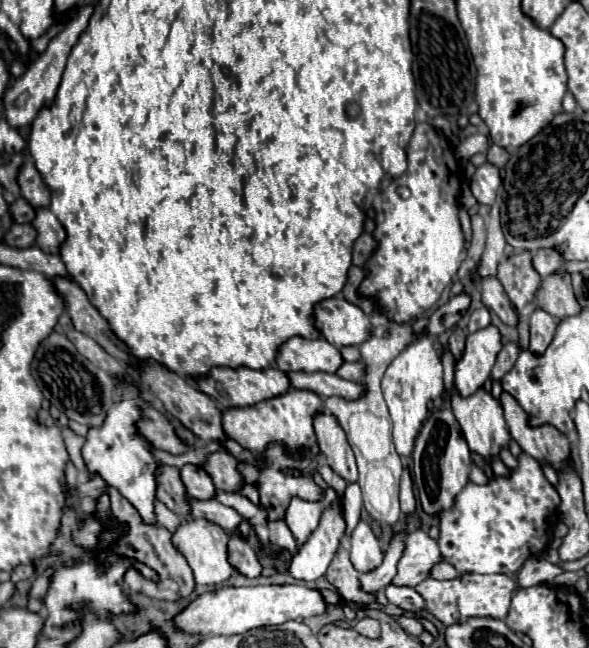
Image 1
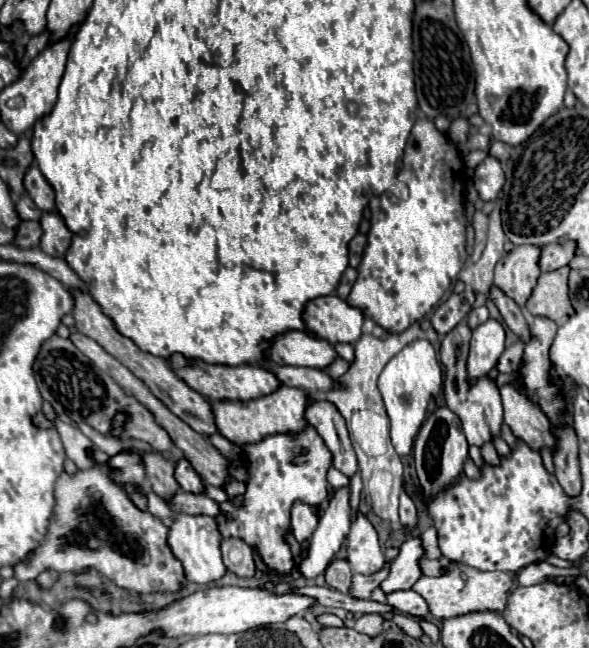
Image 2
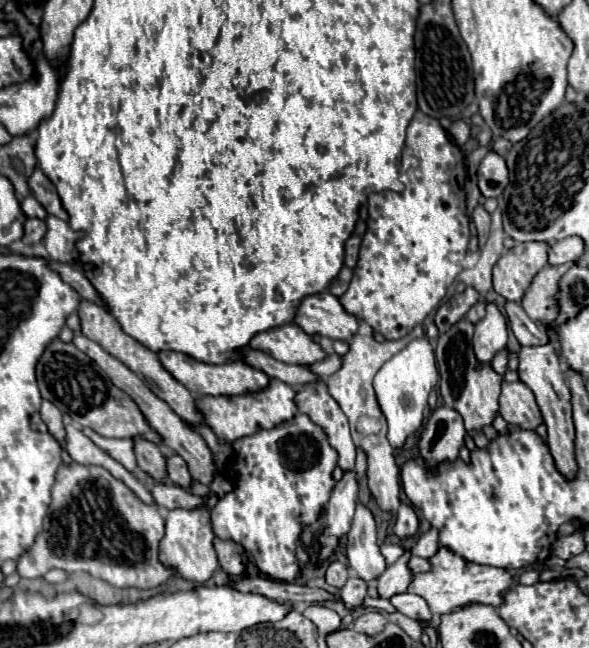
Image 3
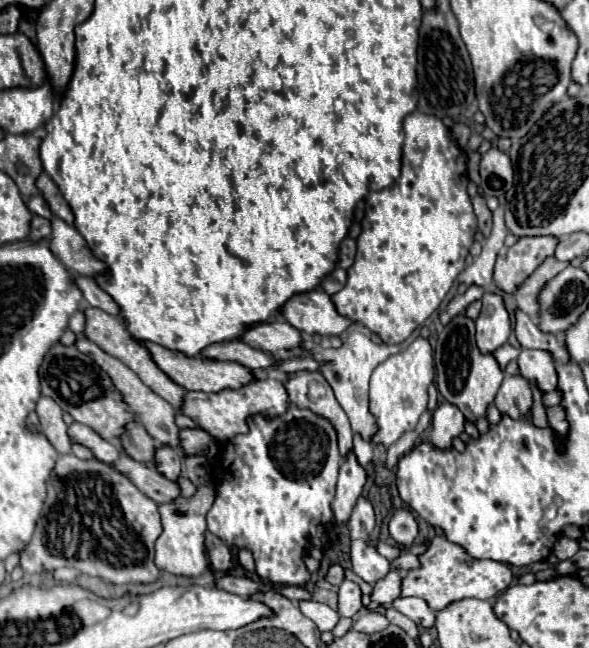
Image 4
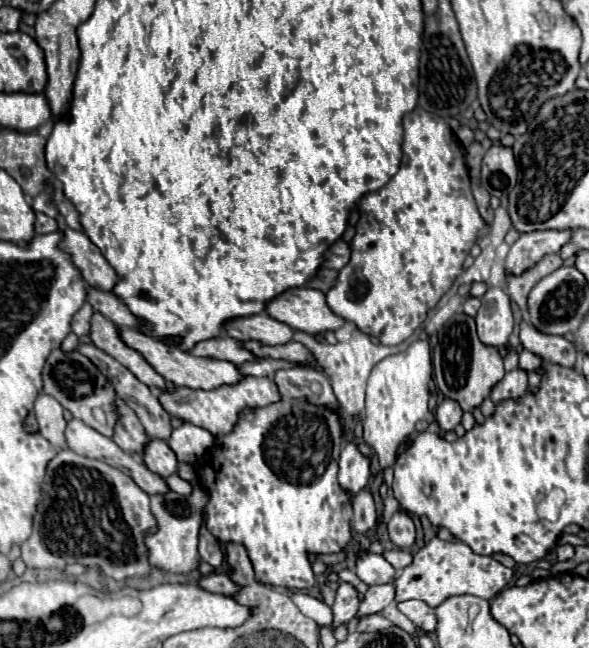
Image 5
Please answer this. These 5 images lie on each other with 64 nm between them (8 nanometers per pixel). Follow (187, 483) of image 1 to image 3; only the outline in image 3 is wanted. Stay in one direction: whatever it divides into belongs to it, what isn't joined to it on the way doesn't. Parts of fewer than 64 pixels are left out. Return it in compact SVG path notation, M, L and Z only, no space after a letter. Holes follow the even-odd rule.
M172 454L170 458L166 458L166 470L168 470L168 478L170 478L174 484L178 484L178 486L182 486L182 488L190 488L192 478L190 478L190 474L188 474L188 468L186 468L184 460L182 460L178 454Z

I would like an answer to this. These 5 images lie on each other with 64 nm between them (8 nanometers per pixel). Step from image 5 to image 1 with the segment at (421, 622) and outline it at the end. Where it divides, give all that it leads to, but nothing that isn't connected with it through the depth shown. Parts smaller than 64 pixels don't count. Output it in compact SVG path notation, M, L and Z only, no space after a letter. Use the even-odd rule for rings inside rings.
M386 586L386 598L390 604L396 604L402 610L408 612L422 612L424 610L424 598L414 590L406 586Z

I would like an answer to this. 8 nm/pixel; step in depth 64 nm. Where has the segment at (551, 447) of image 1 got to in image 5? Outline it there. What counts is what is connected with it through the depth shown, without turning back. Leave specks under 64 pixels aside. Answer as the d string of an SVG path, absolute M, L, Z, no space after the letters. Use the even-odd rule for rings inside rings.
M522 368L510 370L504 374L504 378L492 388L490 398L492 402L502 402L506 398L520 398L528 390L528 376Z

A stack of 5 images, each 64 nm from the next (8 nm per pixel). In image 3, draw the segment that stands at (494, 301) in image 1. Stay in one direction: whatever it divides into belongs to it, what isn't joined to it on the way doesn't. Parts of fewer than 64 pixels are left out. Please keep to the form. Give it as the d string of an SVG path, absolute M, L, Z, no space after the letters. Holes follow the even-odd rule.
M506 302L506 316L512 324L514 336L522 346L542 346L550 342L548 332L544 328L538 328L538 324L528 318L528 314L522 310L520 304Z

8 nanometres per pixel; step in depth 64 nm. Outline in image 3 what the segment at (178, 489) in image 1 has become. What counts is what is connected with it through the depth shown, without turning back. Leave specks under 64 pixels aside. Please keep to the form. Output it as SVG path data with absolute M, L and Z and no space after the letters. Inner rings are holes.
M134 436L132 440L134 440L134 454L136 454L136 462L140 470L144 470L156 480L164 480L166 478L166 458L162 450L158 448L158 444L144 440L142 436Z

